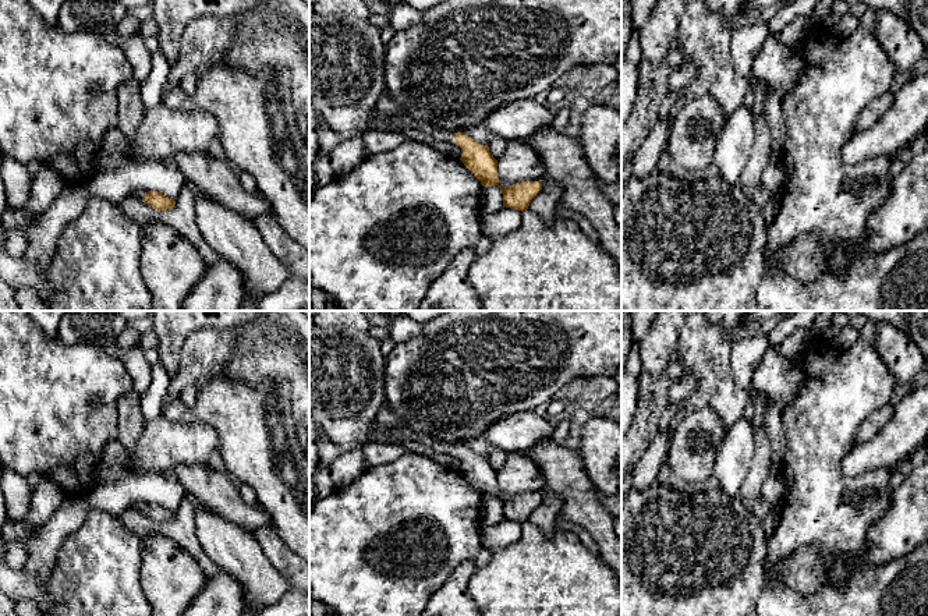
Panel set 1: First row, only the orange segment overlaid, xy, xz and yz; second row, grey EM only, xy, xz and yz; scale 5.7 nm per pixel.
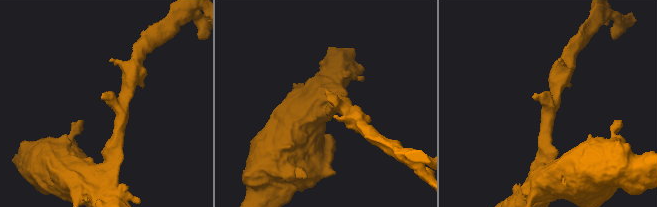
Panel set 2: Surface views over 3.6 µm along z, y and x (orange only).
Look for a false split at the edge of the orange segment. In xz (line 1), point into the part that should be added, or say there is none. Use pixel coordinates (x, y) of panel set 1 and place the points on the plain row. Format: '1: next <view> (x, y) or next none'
1: next xz (399, 434)

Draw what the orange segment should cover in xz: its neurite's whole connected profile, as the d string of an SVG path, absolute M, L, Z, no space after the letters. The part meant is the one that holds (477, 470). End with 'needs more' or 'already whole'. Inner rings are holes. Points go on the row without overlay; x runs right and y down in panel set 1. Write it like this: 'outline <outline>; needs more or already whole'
outline M403 425L386 429L369 429L368 442L401 445L418 442L433 447L436 452L456 456L461 460L460 472L481 493L484 499L497 498L503 506L503 518L514 523L527 523L532 510L542 502L542 493L521 493L510 499L500 499L497 489L497 472L490 467L489 459L478 456L465 445L451 445L435 439L426 433L408 429Z; needs more

